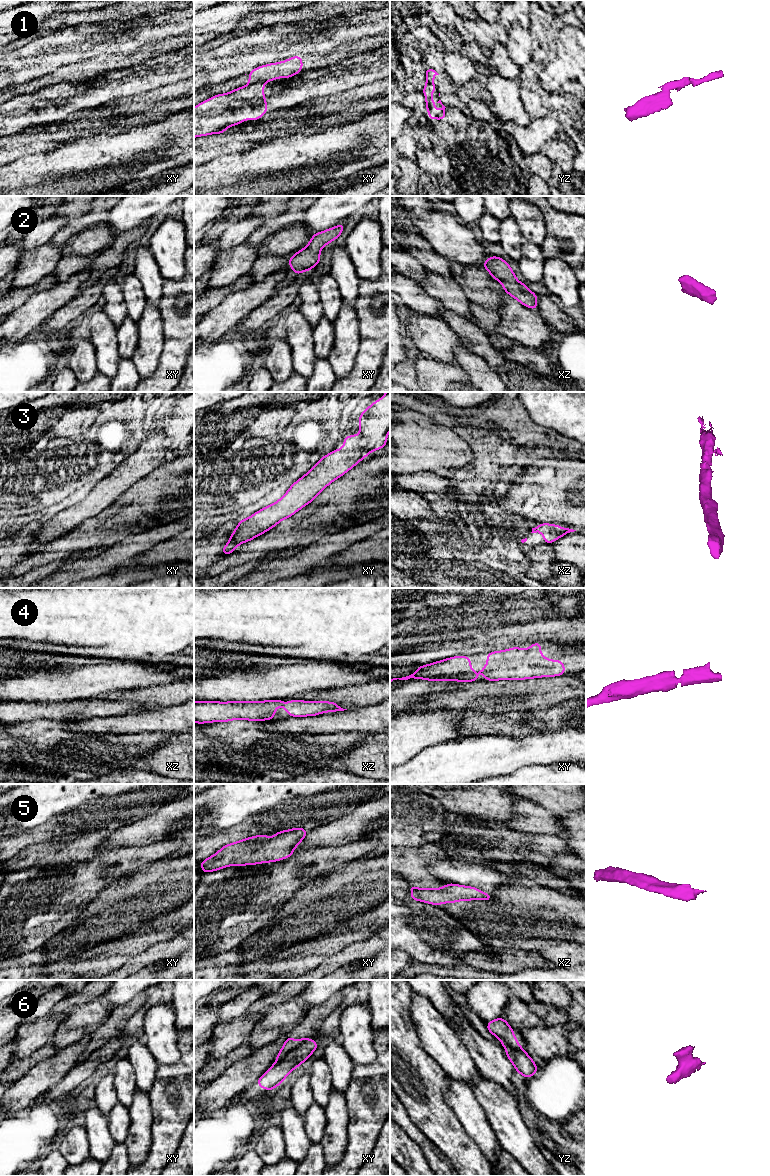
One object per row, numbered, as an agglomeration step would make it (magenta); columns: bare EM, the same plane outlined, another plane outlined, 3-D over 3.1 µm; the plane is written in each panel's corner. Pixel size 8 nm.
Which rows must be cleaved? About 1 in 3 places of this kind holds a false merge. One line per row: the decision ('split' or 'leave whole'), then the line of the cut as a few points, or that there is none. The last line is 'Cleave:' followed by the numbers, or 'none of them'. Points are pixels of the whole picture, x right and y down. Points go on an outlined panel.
1: split; cut xy (263, 81), (248, 85)
2: leave whole; cut none
3: leave whole; cut none
4: leave whole; cut none
5: leave whole; cut none
6: split; cut xy (310, 1039), (291, 1049), (276, 1062)
Cleave: 1, 6

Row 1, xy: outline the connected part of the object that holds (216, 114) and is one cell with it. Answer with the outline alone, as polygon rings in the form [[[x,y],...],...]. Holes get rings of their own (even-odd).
[[[264,82],[239,87],[229,93],[215,95],[194,107],[194,138],[211,134],[222,134],[234,125],[240,125],[245,119],[259,120],[268,112],[264,97]]]

